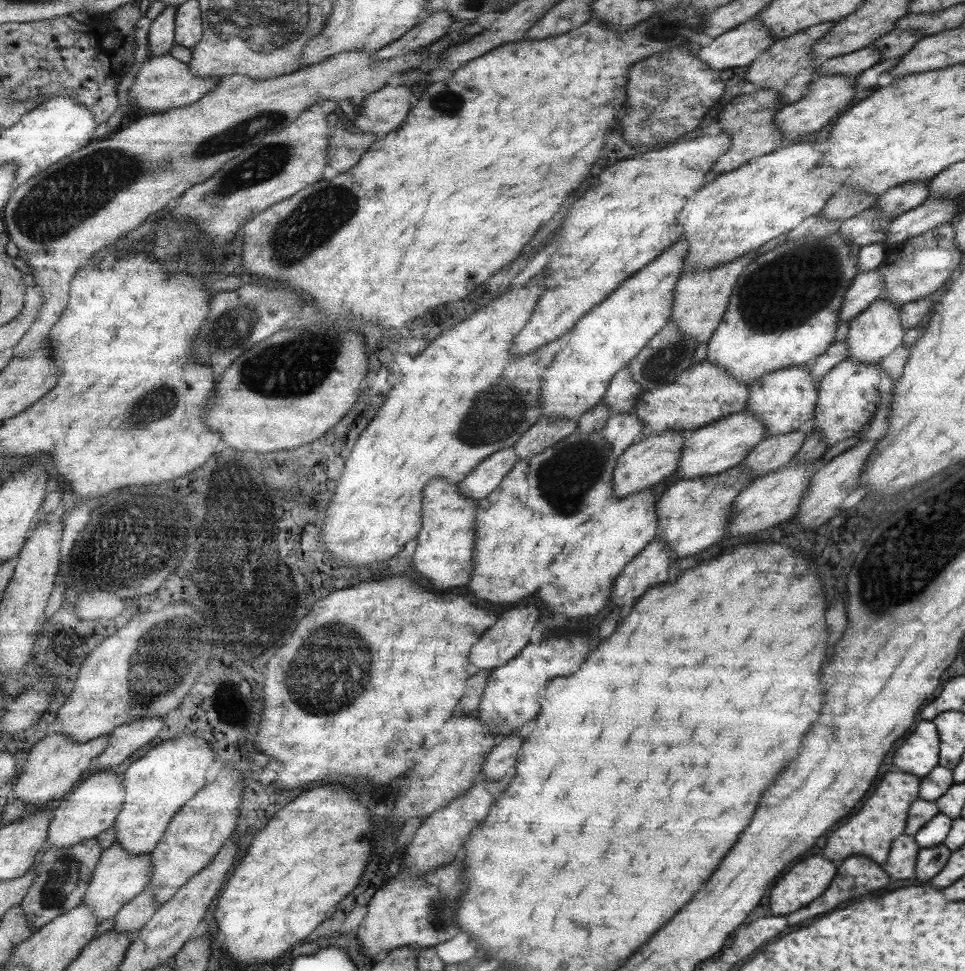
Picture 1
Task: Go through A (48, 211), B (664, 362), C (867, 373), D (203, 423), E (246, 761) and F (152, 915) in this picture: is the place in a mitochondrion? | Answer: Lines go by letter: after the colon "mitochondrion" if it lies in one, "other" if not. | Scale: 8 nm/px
A: mitochondrion
B: mitochondrion
C: other
D: other
E: other
F: other

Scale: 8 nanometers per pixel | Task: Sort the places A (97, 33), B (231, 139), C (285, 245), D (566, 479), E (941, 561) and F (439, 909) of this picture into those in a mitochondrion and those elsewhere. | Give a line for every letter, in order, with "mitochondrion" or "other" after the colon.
A: other
B: mitochondrion
C: mitochondrion
D: mitochondrion
E: mitochondrion
F: mitochondrion

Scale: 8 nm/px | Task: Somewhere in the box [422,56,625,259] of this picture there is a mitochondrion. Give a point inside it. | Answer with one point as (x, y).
(446, 103)

